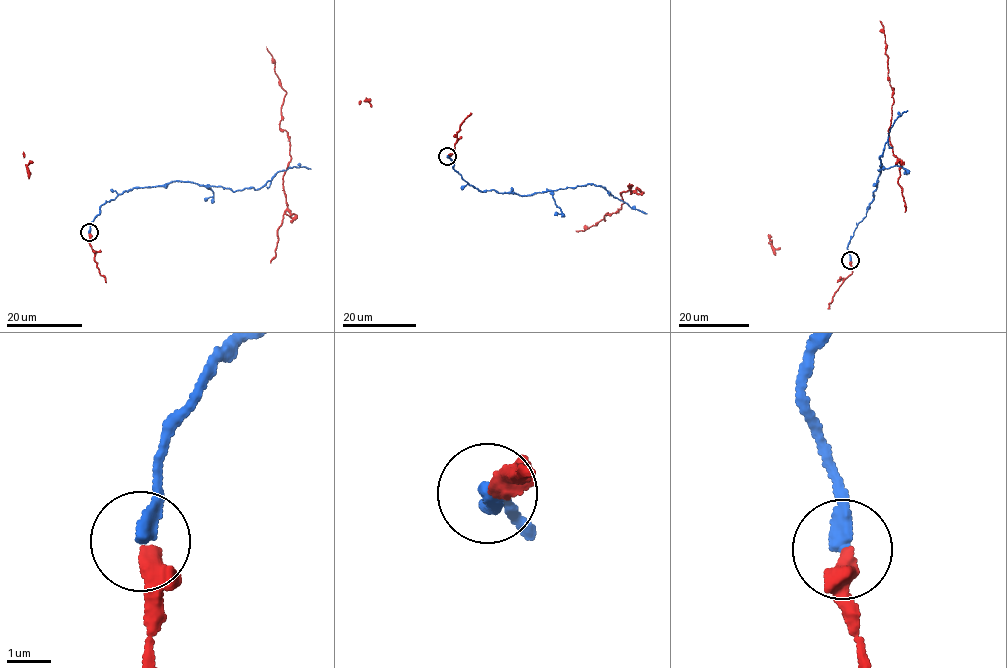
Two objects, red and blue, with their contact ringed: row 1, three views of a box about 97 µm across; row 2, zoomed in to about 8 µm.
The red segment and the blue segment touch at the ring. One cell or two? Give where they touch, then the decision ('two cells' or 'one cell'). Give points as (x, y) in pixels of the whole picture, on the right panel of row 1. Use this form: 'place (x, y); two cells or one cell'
place (850, 260); one cell

